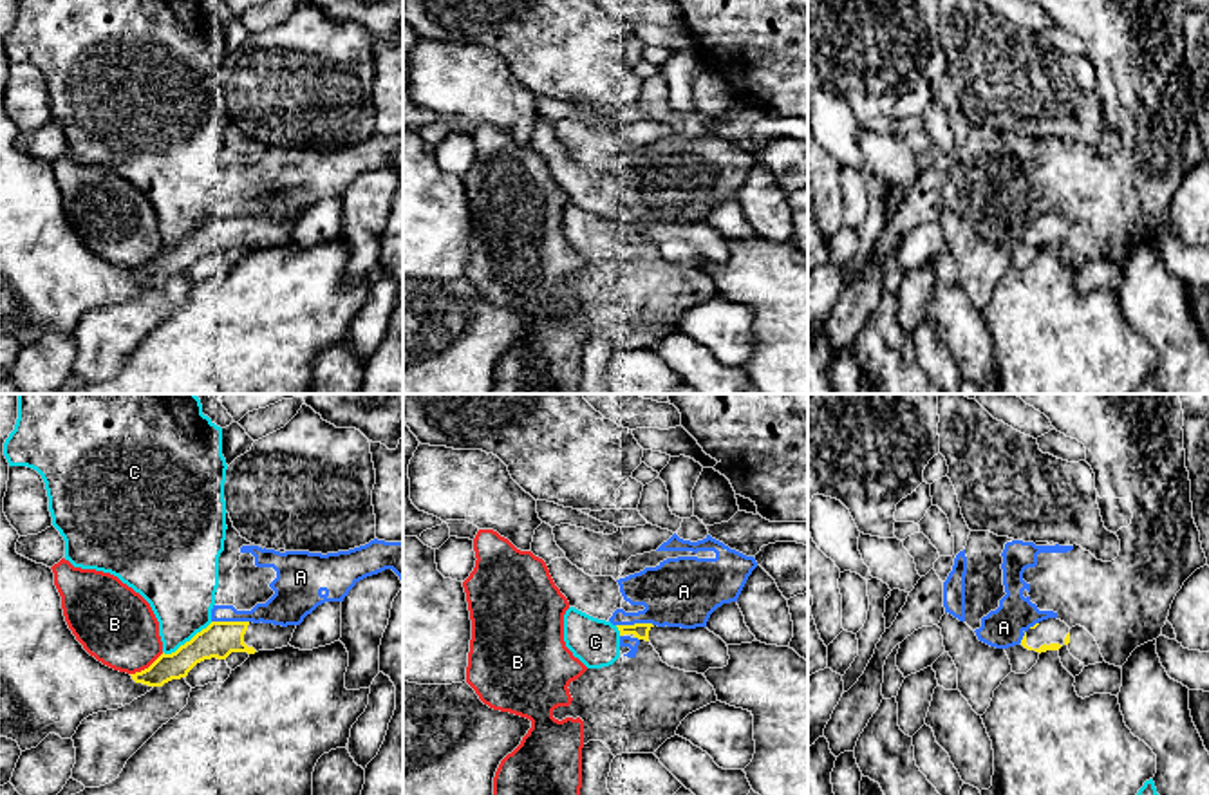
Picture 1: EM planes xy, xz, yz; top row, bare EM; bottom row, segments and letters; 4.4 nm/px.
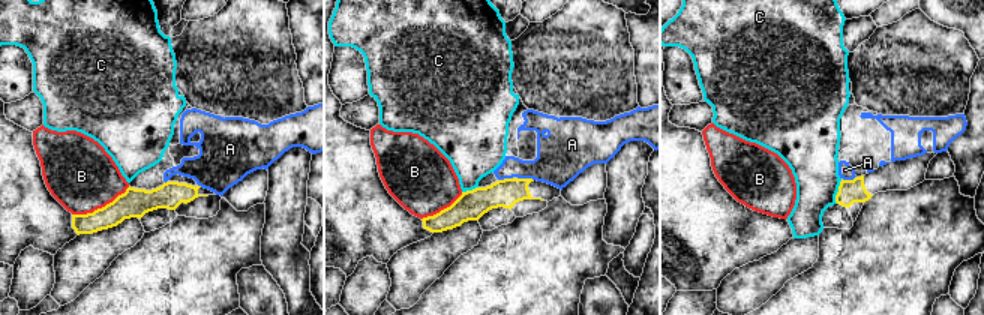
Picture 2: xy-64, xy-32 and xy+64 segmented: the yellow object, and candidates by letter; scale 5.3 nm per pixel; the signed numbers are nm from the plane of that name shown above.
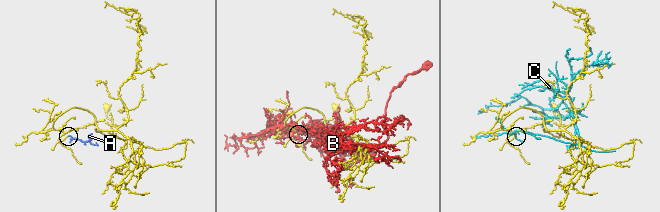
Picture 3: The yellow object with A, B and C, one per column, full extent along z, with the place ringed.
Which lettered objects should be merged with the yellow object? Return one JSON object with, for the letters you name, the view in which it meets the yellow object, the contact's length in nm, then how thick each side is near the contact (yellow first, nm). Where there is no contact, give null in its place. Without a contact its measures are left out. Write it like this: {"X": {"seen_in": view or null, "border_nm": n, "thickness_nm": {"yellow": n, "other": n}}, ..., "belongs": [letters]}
{"belongs": []}

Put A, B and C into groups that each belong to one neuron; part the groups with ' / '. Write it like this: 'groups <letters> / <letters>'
groups A / B / C

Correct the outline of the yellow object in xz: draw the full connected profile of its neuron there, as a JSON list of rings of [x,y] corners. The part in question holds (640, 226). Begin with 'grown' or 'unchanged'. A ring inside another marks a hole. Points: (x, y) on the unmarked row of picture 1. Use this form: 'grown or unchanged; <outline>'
grown; [[[652,219],[616,220],[620,231],[633,229],[649,237],[669,262],[705,269],[728,260],[726,238],[707,222],[681,224]]]

